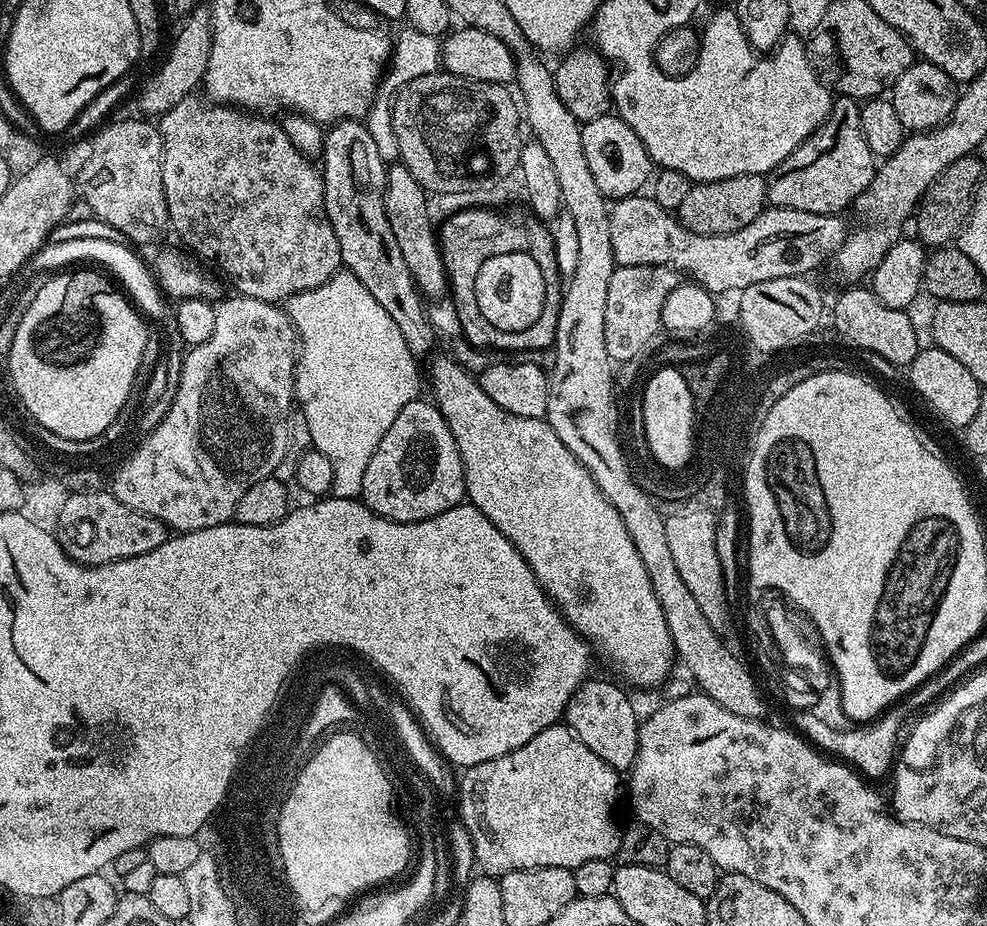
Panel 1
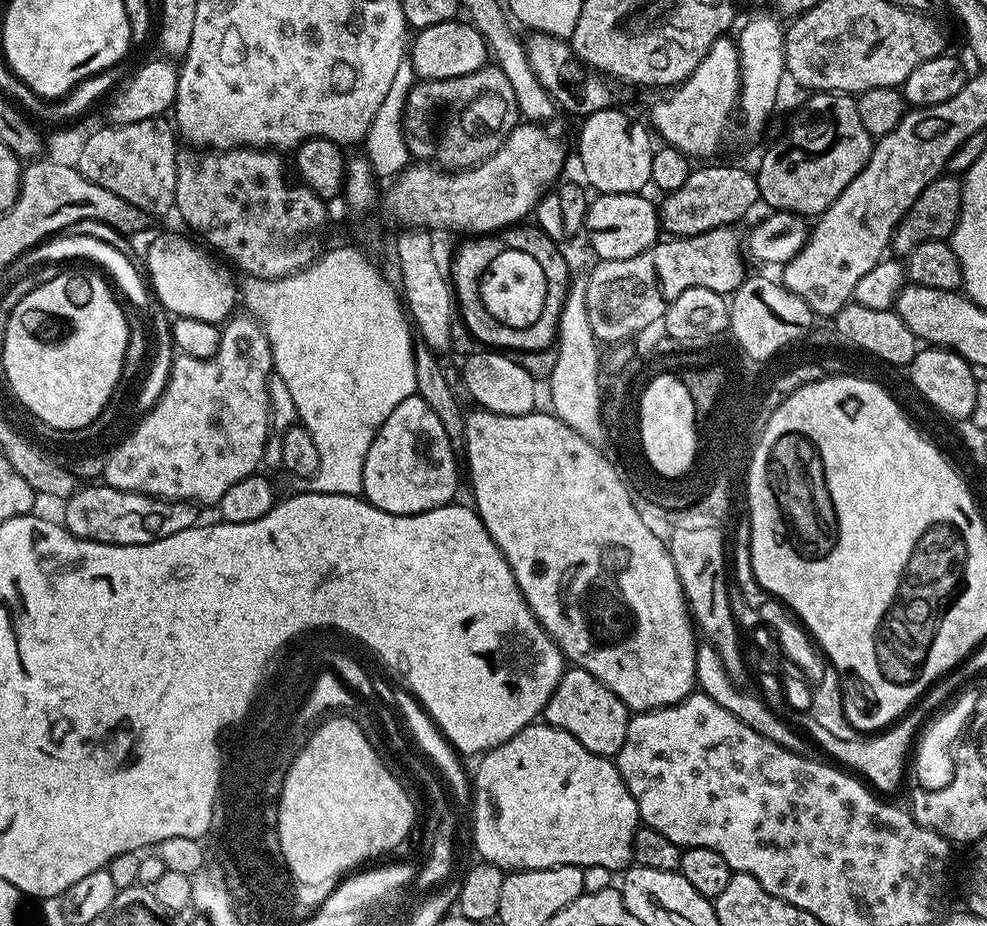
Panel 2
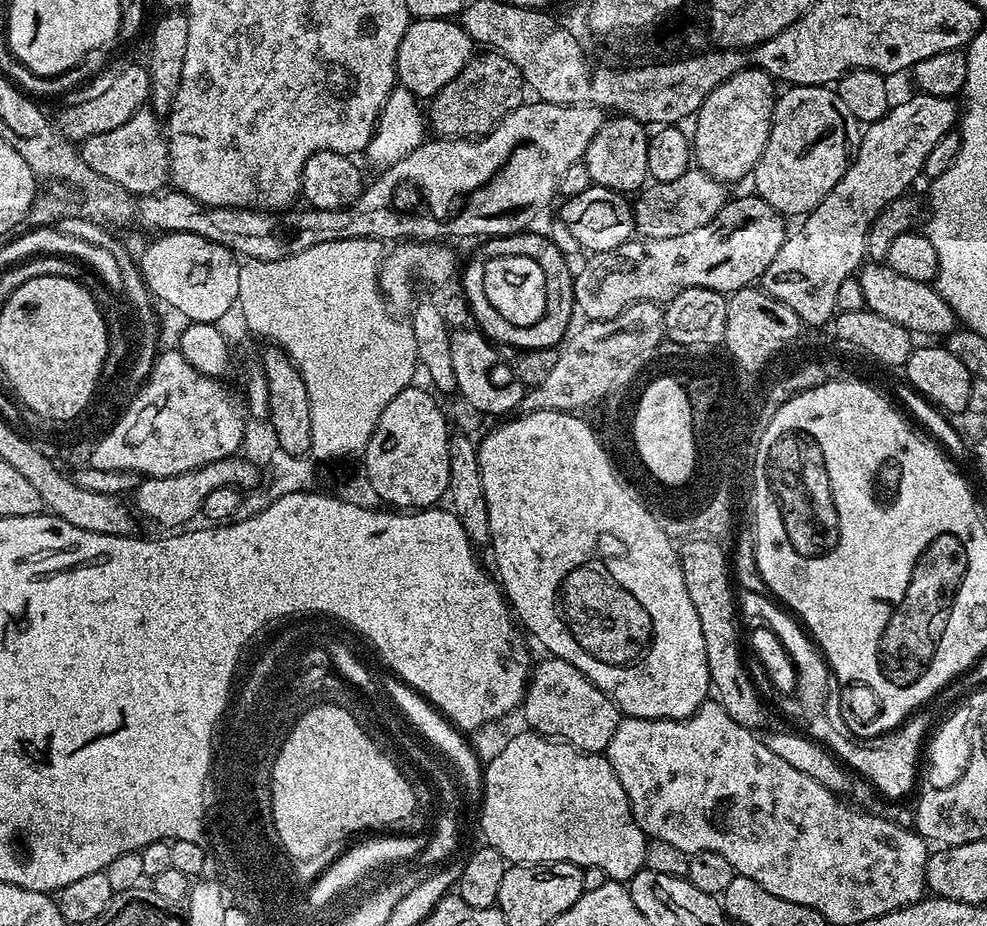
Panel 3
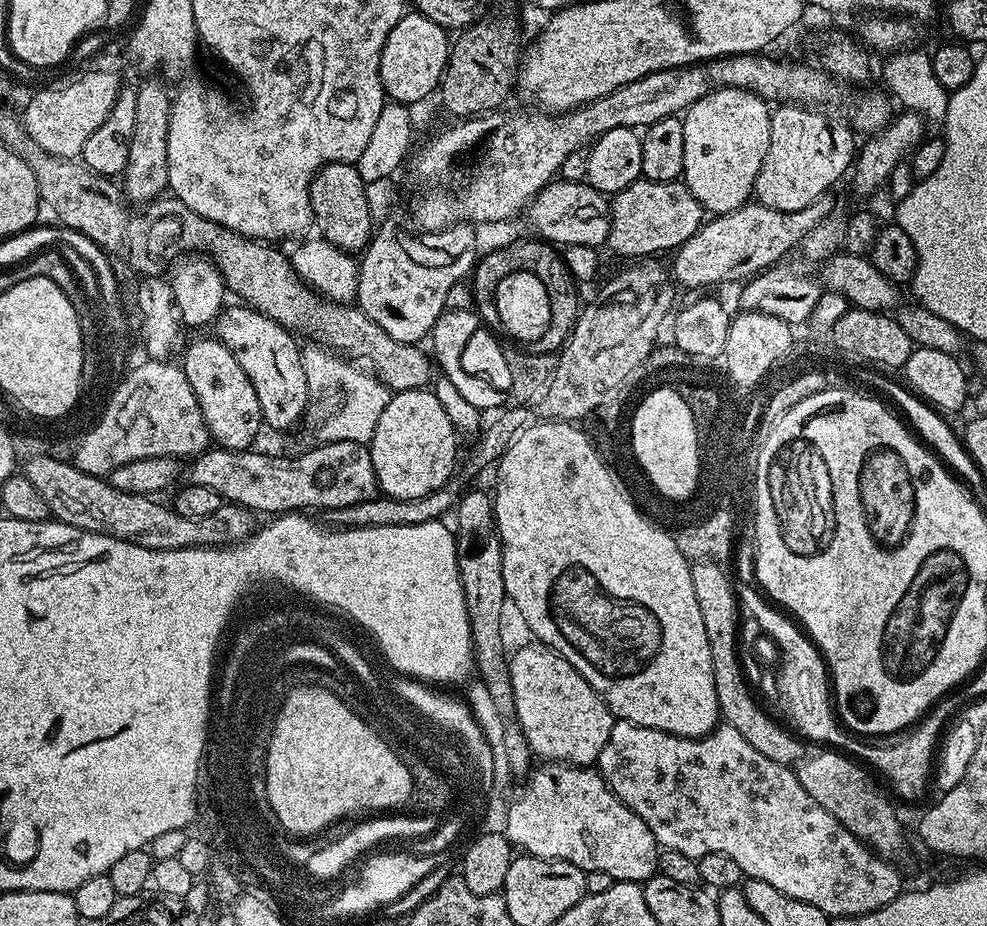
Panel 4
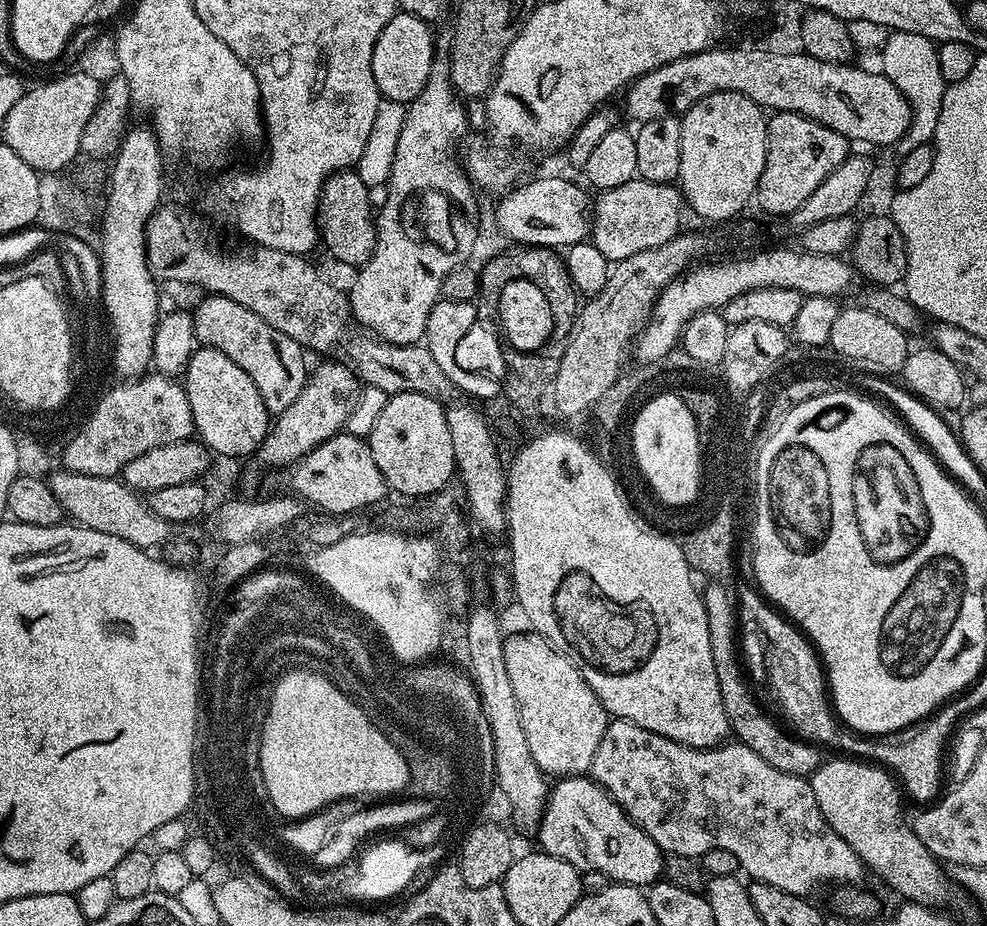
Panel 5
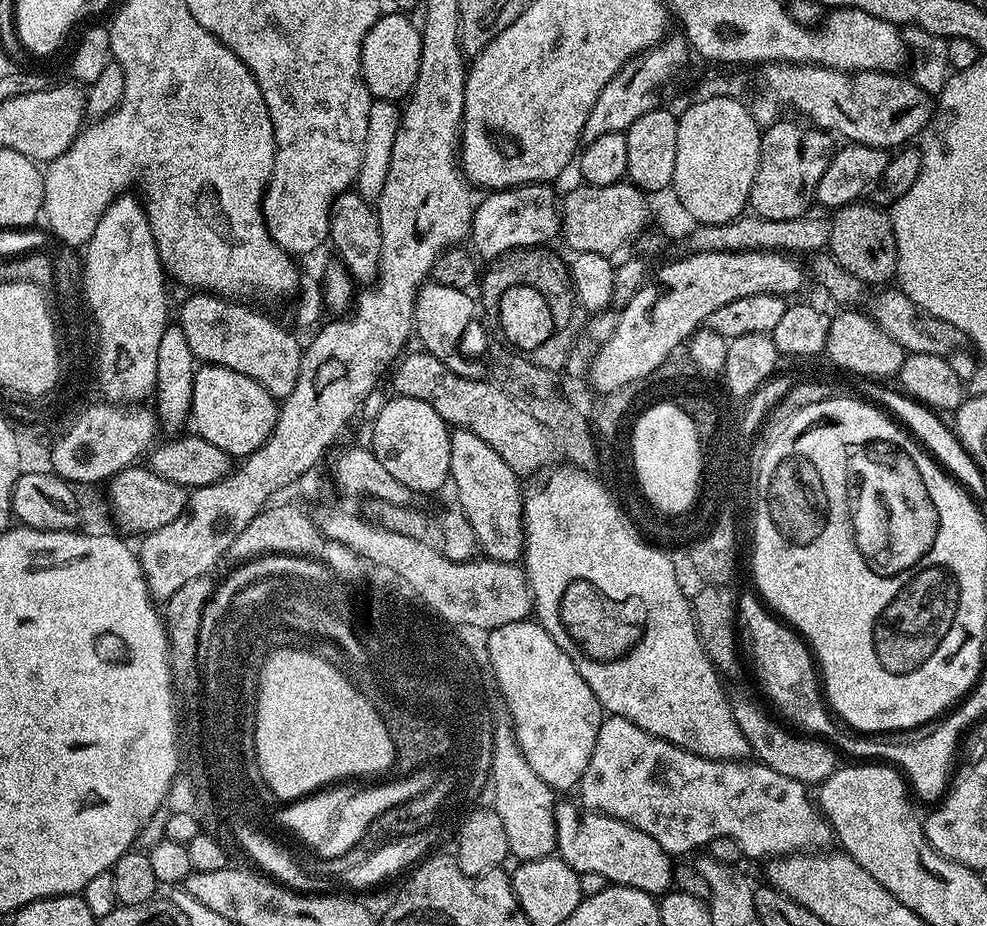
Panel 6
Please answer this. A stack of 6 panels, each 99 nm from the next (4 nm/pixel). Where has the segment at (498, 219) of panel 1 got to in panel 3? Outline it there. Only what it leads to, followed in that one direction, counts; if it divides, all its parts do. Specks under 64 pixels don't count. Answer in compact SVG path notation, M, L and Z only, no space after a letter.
M525 230L516 232L513 236L494 236L485 239L481 243L484 245L469 258L468 265L465 268L463 265L462 268L462 276L464 272L462 295L468 301L468 309L472 312L473 321L479 322L480 319L488 320L496 316L494 306L490 306L490 298L486 298L486 286L484 285L486 266L489 262L503 256L521 256L522 258L534 258L534 262L538 262L538 266L542 266L542 274L546 278L546 310L540 321L532 328L499 326L500 328L487 329L486 332L489 341L495 342L497 345L509 344L510 347L520 348L519 350L524 352L556 348L569 335L568 323L572 320L572 312L574 316L577 311L576 299L574 298L574 268L568 265L571 264L569 257L557 248L548 234L543 231L542 233L532 231Z

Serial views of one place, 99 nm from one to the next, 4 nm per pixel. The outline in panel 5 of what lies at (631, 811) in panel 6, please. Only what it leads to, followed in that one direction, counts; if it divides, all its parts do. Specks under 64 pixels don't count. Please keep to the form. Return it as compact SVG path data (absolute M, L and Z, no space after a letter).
M613 719L608 725L606 734L602 734L602 742L598 742L598 750L594 750L594 762L590 769L591 779L595 780L601 788L604 789L613 802L615 802L626 815L631 818L652 841L659 846L660 851L673 856L691 856L698 858L702 854L706 854L706 850L714 850L721 848L722 850L730 850L734 854L734 858L738 858L743 875L752 880L761 880L770 886L778 886L778 890L786 890L795 896L807 897L808 891L815 886L819 880L840 880L836 882L852 882L852 880L862 873L862 865L860 859L854 854L854 850L850 850L850 846L846 846L846 842L841 836L832 829L829 824L824 821L824 816L820 813L818 802L814 798L814 790L811 783L803 776L795 776L794 774L786 774L782 770L778 770L774 766L770 766L770 762L766 762L766 758L758 758L758 754L754 754L754 750L750 750L745 744L739 742L728 742L723 746L714 748L686 748L684 745L674 742L670 738L666 738L662 734L654 734L650 730L646 730L642 726L638 726L629 720Z

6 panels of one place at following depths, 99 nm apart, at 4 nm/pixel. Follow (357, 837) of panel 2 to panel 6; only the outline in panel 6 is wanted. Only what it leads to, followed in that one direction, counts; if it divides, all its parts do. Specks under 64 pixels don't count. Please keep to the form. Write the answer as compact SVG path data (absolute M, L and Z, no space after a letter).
M281 654L272 656L272 660L264 667L264 687L258 690L257 696L257 716L256 716L256 762L260 768L260 774L268 787L269 793L277 801L291 802L310 796L321 789L329 786L339 785L341 782L351 781L351 776L376 776L379 772L384 772L388 767L393 767L396 758L396 748L388 745L384 736L384 728L378 726L375 715L368 712L368 704L363 704L360 696L353 694L351 689L344 685L343 680L337 678L336 673L331 673L326 668L327 664L318 664L312 660L312 656L302 656L299 654Z

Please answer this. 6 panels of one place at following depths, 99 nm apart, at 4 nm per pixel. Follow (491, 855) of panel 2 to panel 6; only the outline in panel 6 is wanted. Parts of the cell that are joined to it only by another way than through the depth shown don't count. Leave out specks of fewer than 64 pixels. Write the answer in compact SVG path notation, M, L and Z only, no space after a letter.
M579 803L555 805L556 819L556 847L560 859L565 860L575 872L593 872L602 874L608 879L609 885L621 888L637 888L647 892L649 896L656 898L669 891L673 887L672 870L673 857L650 834L642 834L634 826L630 826L625 820L619 820L613 816L606 816L603 812L585 810Z

